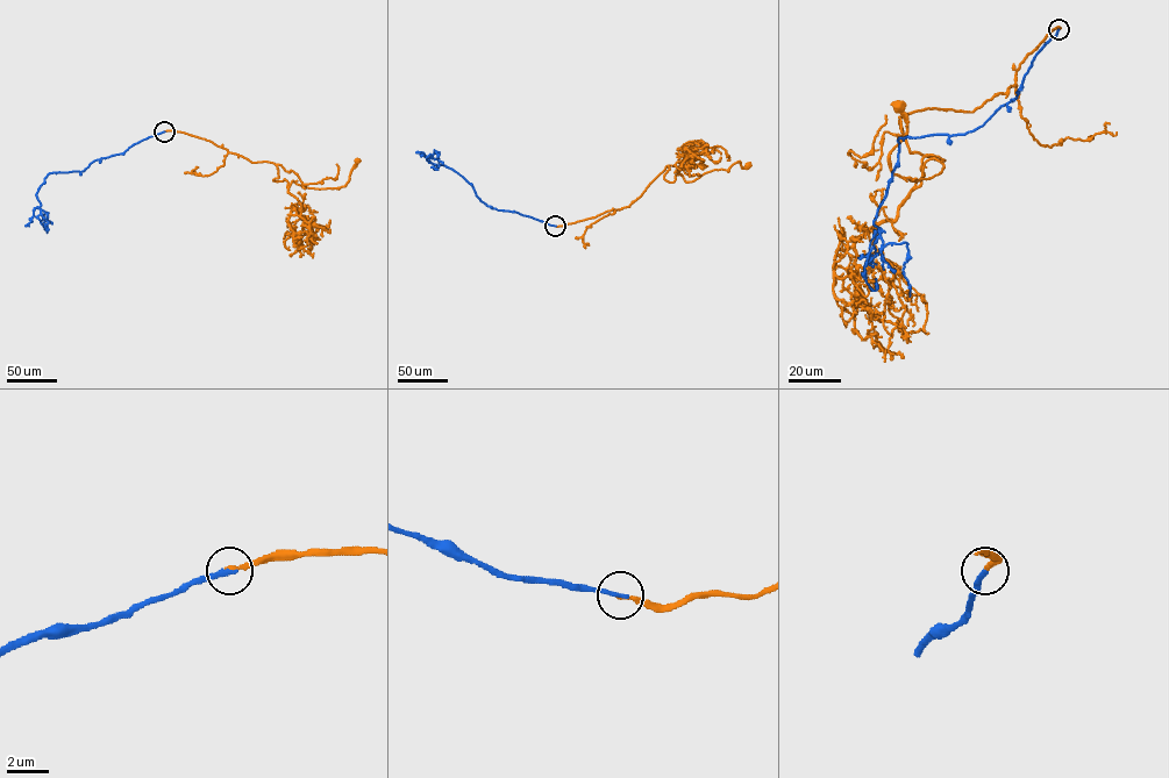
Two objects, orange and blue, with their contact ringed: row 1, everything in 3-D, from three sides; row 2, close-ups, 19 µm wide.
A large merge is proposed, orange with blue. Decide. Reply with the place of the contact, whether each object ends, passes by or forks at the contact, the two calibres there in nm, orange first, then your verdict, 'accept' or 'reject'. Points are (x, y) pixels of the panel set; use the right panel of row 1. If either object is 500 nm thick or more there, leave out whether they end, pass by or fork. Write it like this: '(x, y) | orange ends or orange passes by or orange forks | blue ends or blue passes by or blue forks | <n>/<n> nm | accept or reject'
(1059, 29) | orange ends | blue ends | 200/240 nm | accept

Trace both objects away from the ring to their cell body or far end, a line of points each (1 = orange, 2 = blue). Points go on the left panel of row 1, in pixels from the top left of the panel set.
1: (164, 131), (275, 163), (272, 180), (284, 179), (287, 188), (293, 180), (344, 186), (357, 161)
2: (164, 131), (84, 171), (49, 173), (36, 194), (48, 213), (40, 221), (47, 233)

